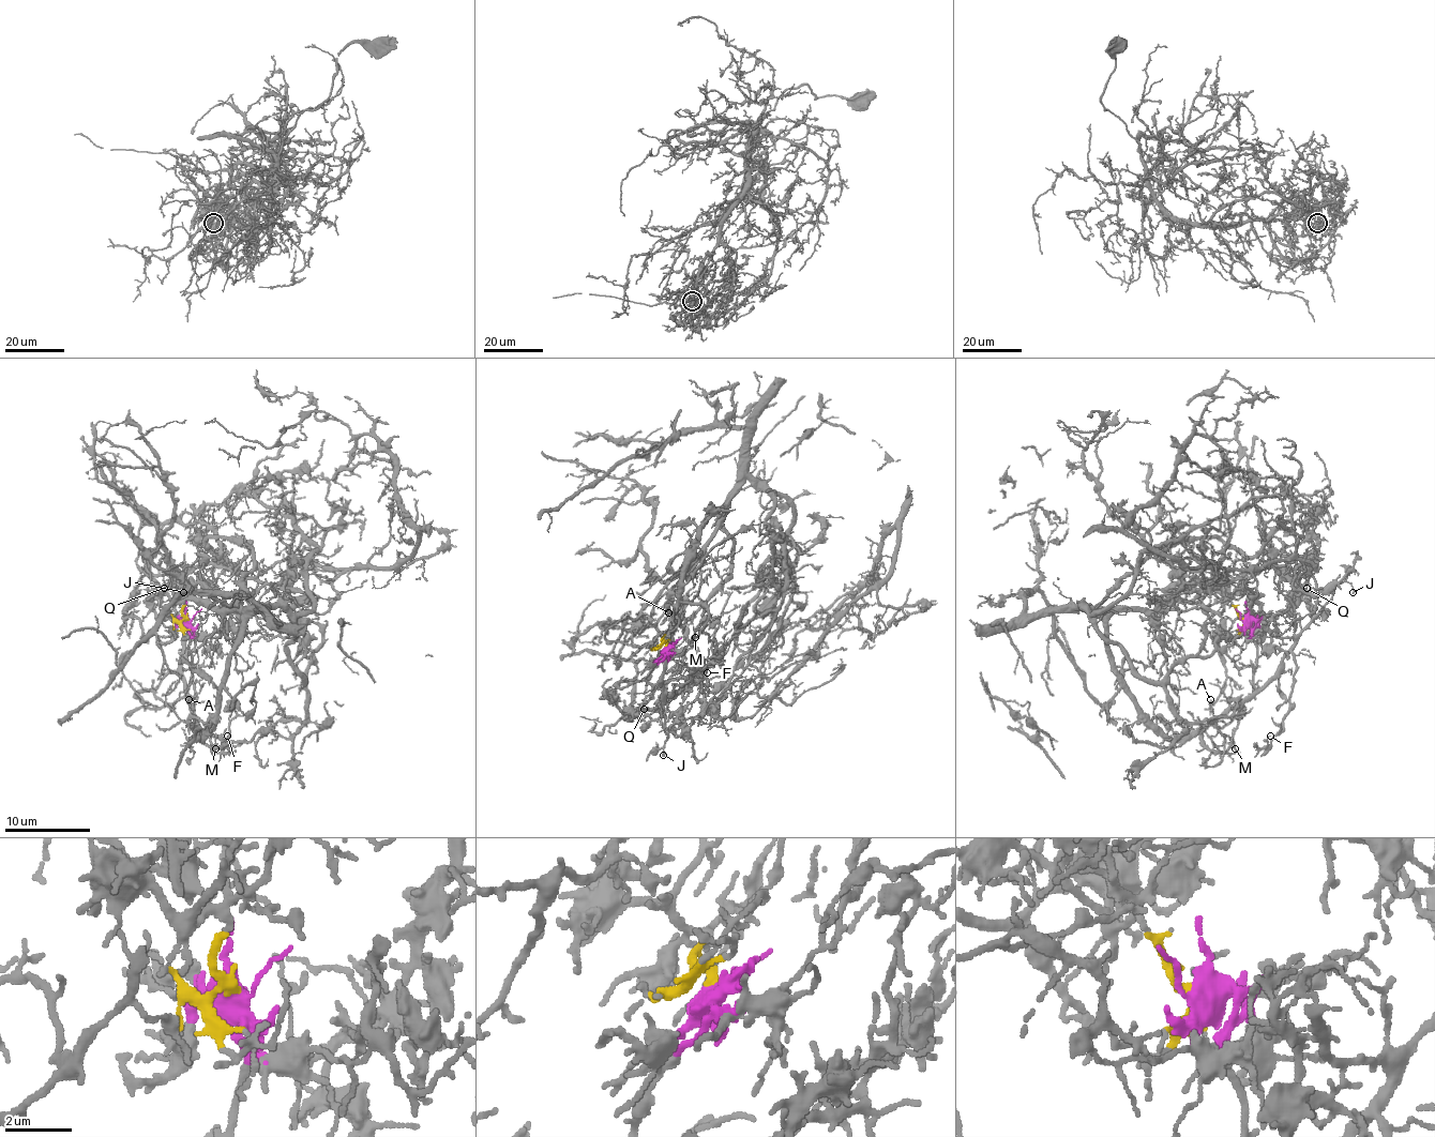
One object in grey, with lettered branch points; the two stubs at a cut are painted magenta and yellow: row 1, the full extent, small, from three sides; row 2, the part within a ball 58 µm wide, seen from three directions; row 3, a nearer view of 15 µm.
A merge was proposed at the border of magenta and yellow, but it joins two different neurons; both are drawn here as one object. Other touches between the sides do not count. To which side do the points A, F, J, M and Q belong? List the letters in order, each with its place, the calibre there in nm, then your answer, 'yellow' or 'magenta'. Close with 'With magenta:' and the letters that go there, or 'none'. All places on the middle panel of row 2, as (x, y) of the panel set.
A: place (668, 612); calibre 180 nm; magenta
F: place (707, 672); calibre 140 nm; magenta
J: place (663, 755); calibre 120 nm; magenta
M: place (695, 637); calibre 120 nm; magenta
Q: place (644, 709); calibre 120 nm; yellow
With magenta: A, F, J, M

